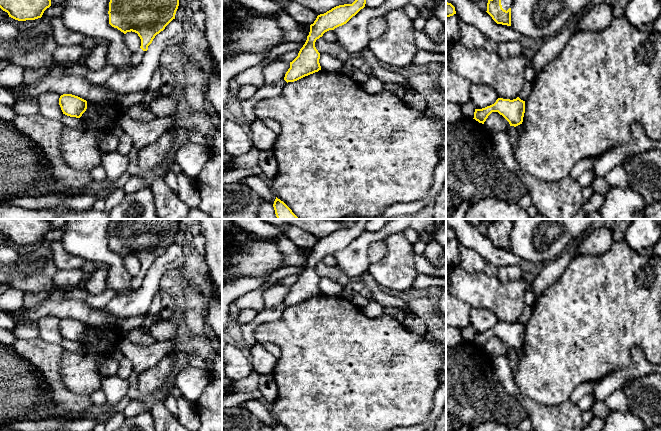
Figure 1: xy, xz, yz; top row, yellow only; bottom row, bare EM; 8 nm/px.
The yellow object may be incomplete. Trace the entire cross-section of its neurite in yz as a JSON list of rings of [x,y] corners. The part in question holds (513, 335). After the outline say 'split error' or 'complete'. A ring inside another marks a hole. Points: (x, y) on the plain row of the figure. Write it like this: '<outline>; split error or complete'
[[[519,321],[513,324],[498,322],[496,326],[490,330],[475,333],[473,343],[484,348],[492,336],[498,336],[509,346],[510,350],[516,351],[523,346],[525,325],[521,324]]]; complete

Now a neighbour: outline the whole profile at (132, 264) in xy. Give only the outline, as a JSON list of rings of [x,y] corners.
[[[127,256],[125,258],[125,268],[132,277],[136,276],[141,270],[141,263],[135,256]]]

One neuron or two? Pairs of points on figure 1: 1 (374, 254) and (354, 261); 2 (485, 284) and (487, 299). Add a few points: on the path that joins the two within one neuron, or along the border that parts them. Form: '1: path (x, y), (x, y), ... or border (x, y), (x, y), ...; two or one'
1: border (371, 242), (368, 248), (368, 260), (370, 263); two
2: path (485, 288), (487, 295); one

